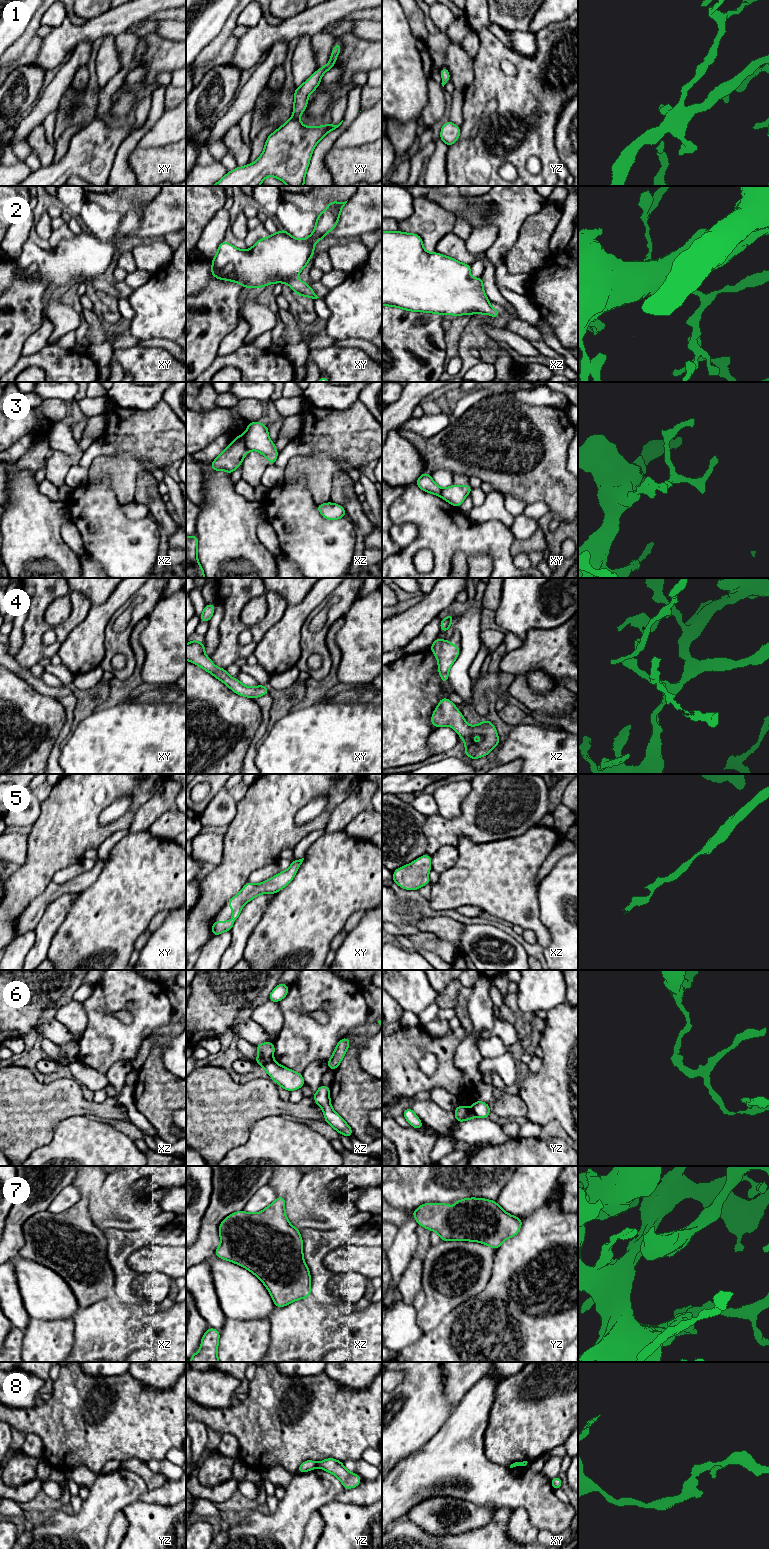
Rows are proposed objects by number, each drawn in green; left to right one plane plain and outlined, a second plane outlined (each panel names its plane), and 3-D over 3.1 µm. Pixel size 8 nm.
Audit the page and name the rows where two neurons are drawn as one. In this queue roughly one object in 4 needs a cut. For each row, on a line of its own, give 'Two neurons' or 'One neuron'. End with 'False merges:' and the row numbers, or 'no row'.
1: One neuron
2: One neuron
3: Two neurons
4: One neuron
5: One neuron
6: Two neurons
7: One neuron
8: Two neurons
False merges: 3, 6, 8

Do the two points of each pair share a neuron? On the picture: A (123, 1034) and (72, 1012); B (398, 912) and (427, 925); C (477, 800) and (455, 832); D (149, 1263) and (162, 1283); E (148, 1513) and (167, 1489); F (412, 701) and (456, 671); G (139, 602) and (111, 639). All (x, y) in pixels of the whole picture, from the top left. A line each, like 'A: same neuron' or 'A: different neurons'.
A: different neurons
B: different neurons
C: same neuron
D: different neurons
E: different neurons
F: different neurons
G: same neuron

